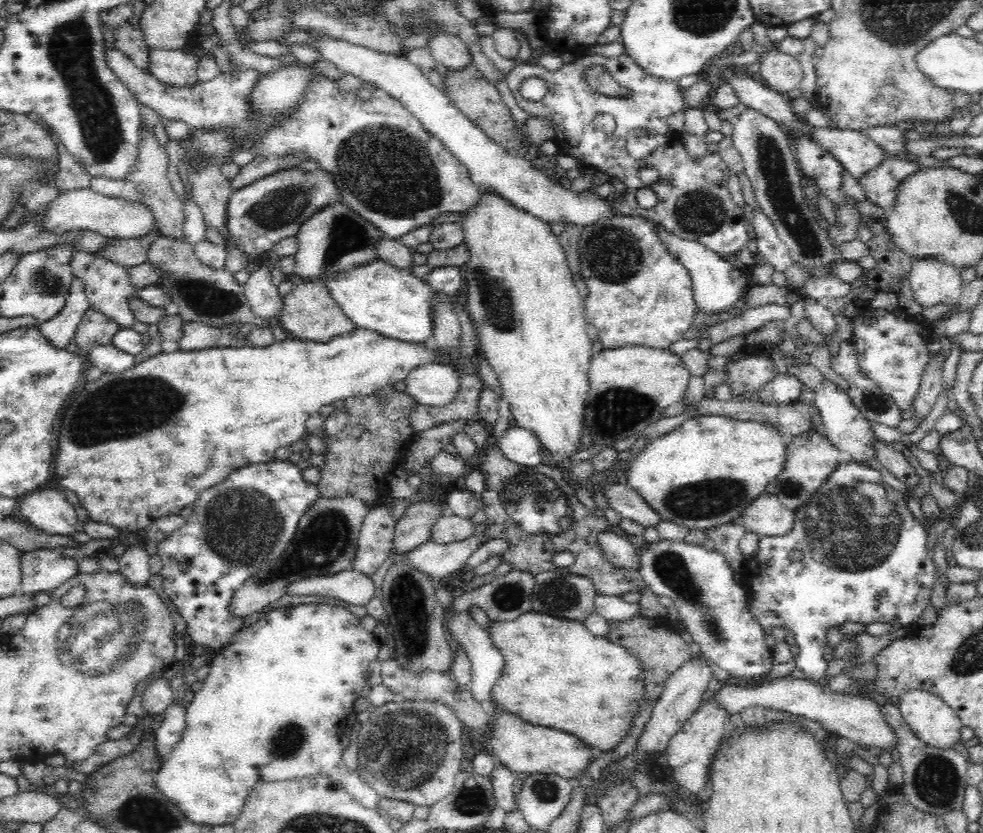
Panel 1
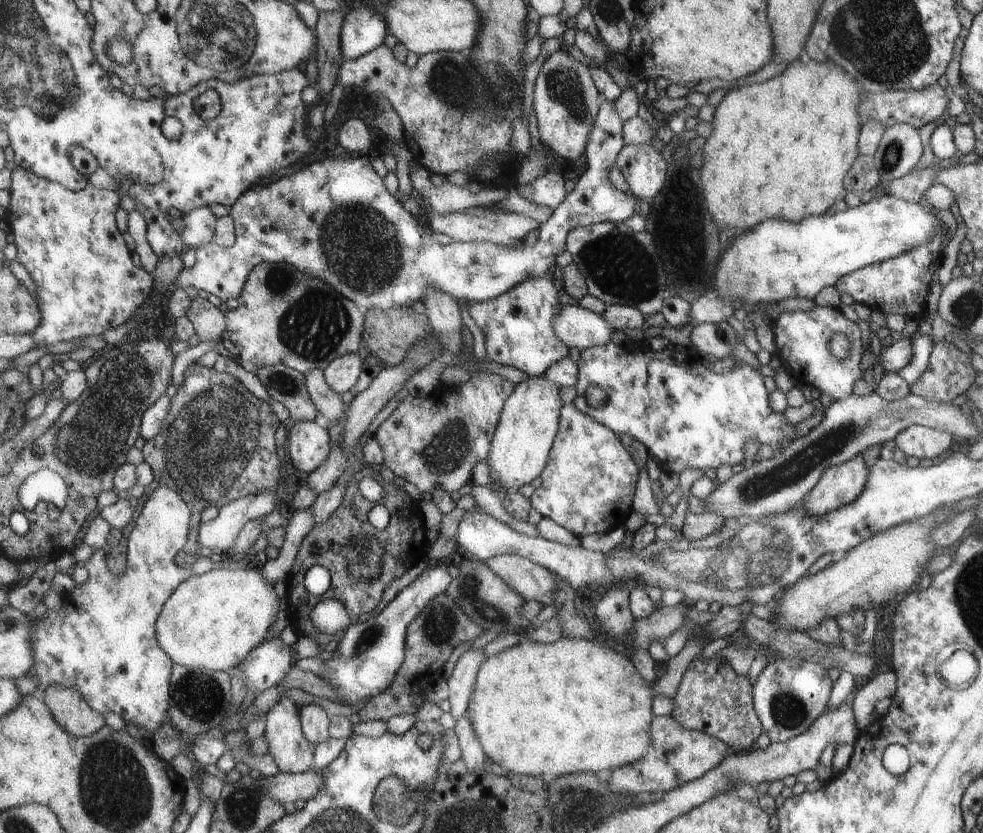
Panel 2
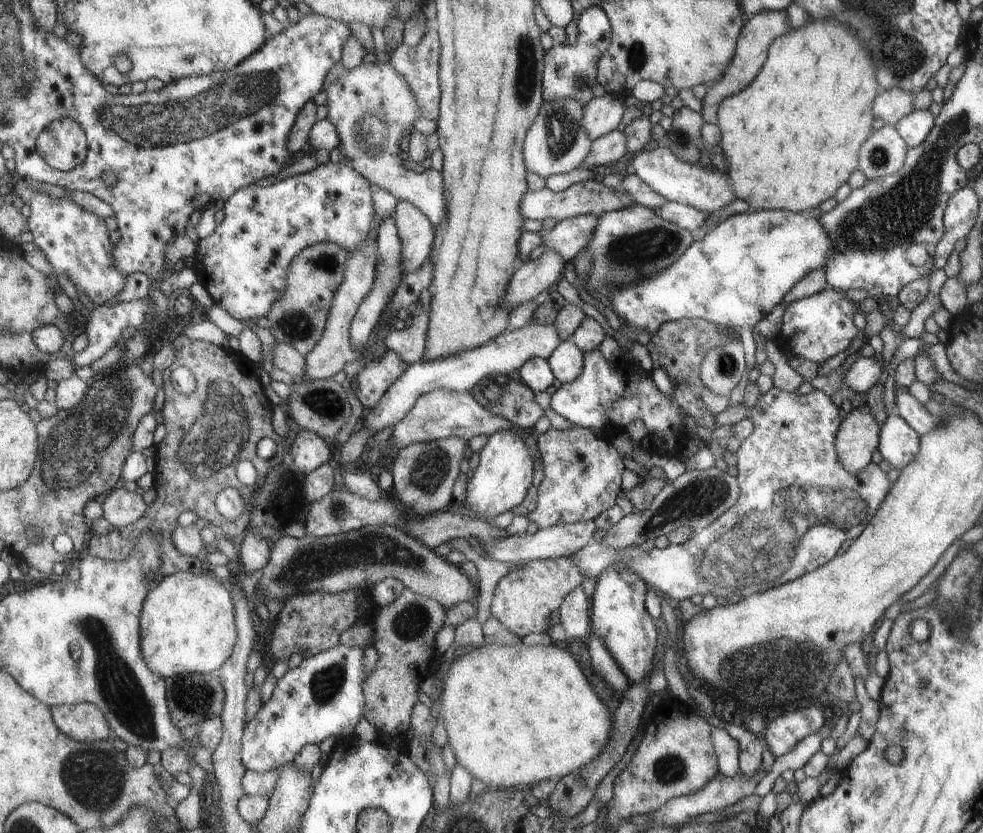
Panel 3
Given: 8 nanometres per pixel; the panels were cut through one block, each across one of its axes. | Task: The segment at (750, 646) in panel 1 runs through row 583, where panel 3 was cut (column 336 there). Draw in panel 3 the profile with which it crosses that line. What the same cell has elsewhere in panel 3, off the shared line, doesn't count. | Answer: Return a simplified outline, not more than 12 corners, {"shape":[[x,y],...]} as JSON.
{"shape":[[338,644],[277,680],[246,771],[292,763],[365,716],[370,649]]}

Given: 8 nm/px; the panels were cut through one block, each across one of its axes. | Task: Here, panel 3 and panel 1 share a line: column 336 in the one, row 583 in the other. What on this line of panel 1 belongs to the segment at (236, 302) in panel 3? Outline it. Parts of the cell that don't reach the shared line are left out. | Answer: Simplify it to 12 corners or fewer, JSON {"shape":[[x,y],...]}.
{"shape":[[287,459],[199,494],[157,543],[194,644],[230,644],[231,598],[319,498]]}

